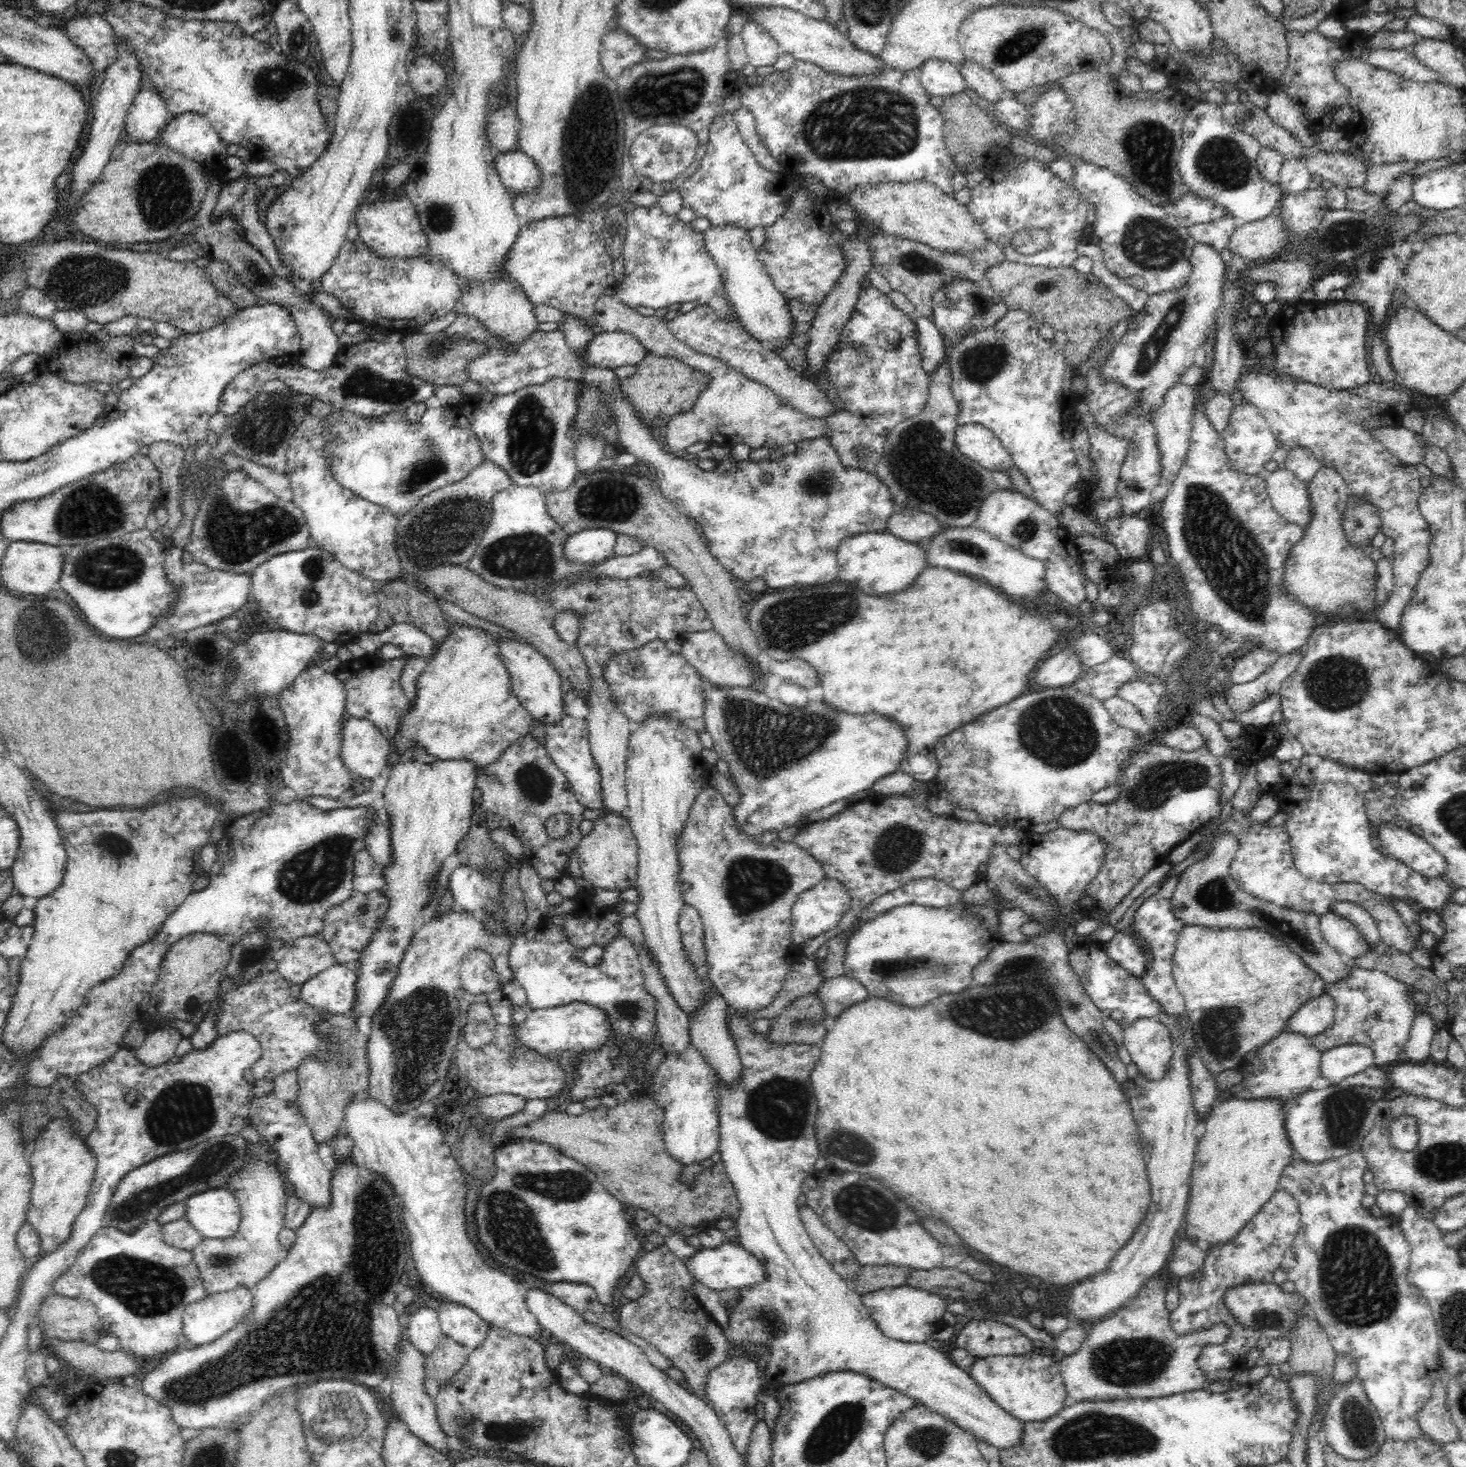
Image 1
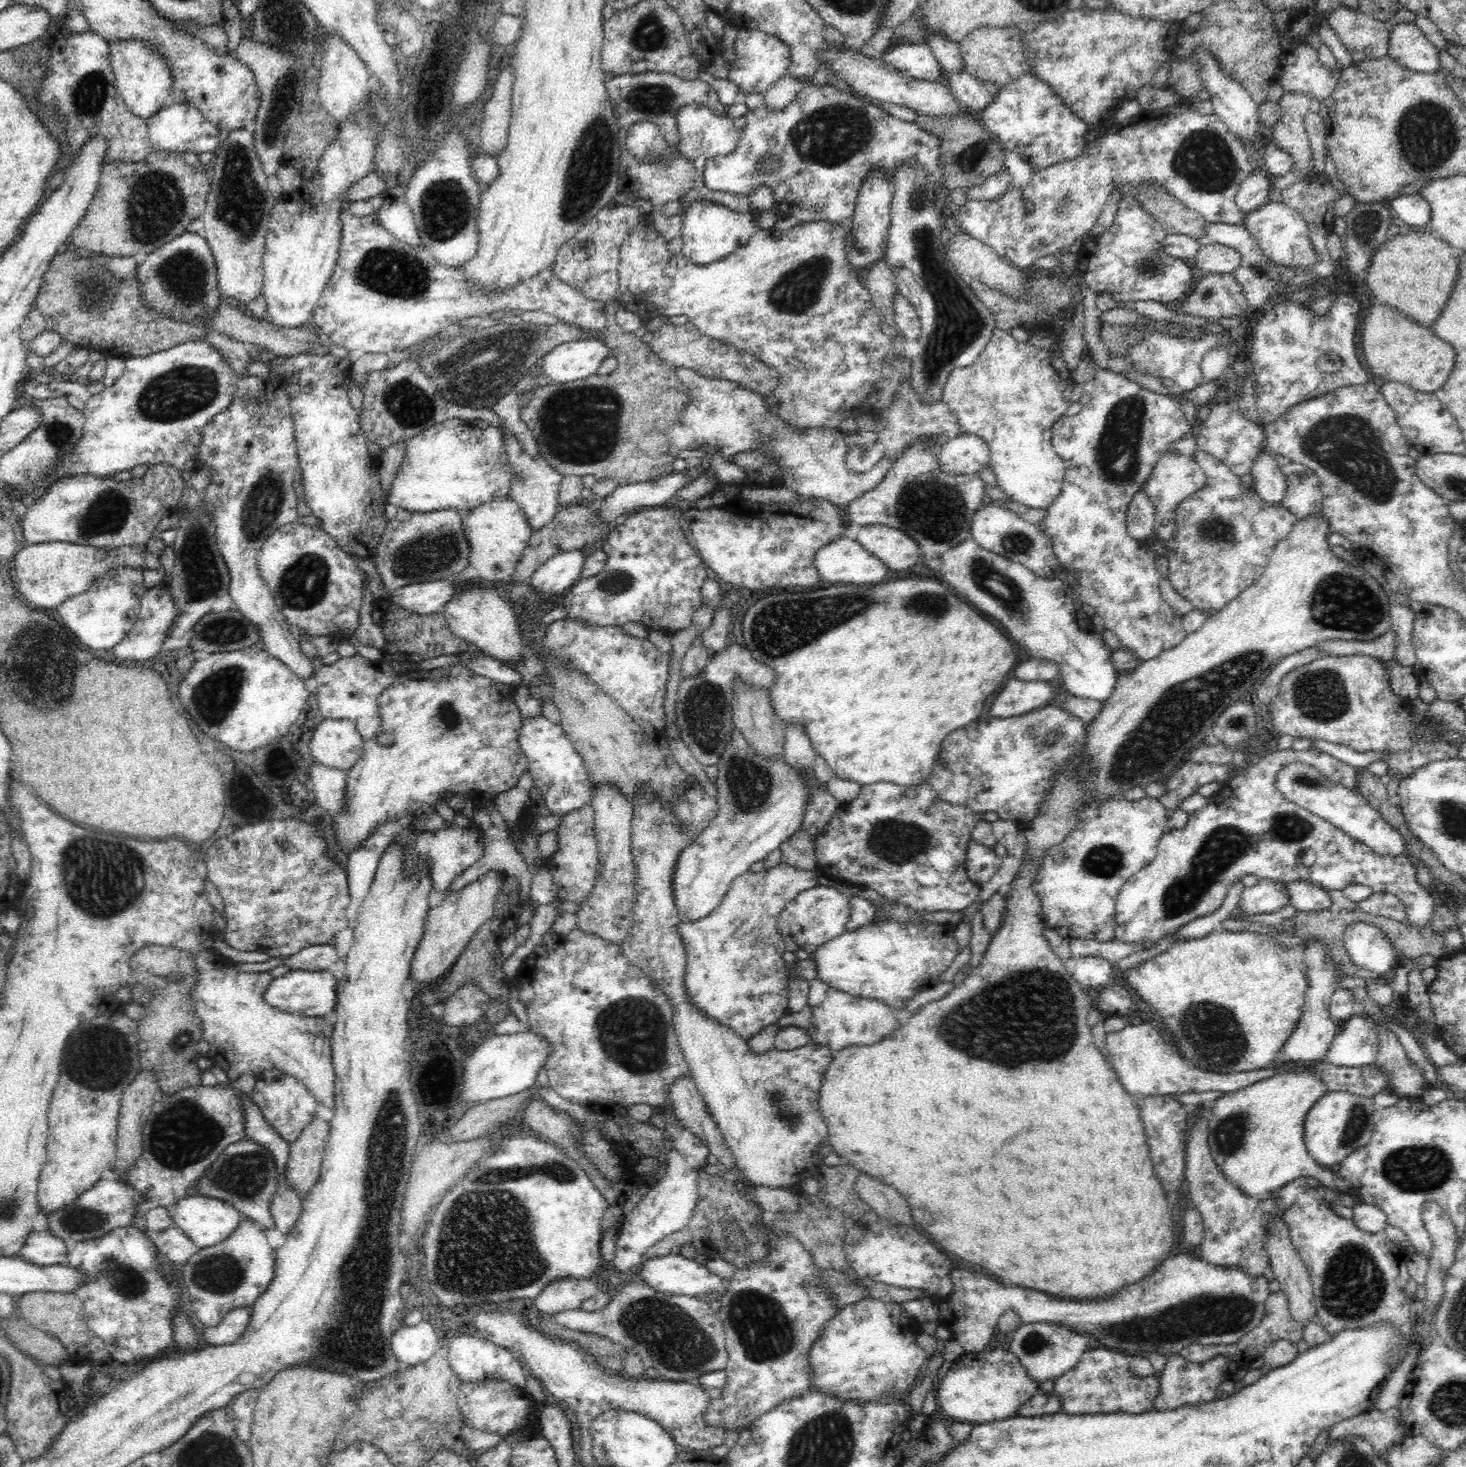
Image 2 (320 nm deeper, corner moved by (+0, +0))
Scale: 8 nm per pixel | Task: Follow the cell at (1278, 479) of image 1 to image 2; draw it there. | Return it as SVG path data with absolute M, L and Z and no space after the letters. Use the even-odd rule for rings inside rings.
M1266 449L1258 452L1258 458L1252 464L1250 474L1253 478L1251 486L1258 496L1272 506L1280 504L1286 492L1287 480L1275 456L1270 455Z

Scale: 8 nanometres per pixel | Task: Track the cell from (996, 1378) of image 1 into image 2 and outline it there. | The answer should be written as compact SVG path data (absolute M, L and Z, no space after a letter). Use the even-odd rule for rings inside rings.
M996 1348L966 1355L962 1361L956 1362L942 1377L940 1383L937 1383L935 1400L938 1411L949 1420L978 1425L1016 1417L1018 1408L1022 1408L1022 1404L1040 1390L1039 1387L1040 1384L1028 1376L1025 1366L1020 1364L1014 1353L1010 1353L1010 1350L997 1350Z

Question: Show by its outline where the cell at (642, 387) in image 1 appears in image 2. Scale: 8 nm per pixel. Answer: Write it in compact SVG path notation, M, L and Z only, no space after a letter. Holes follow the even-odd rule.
M618 300L605 305L606 327L594 336L612 350L618 366L605 375L592 375L588 378L566 383L552 383L536 388L530 394L526 406L520 408L522 422L530 428L540 457L563 476L586 476L593 474L596 480L611 478L617 486L648 482L659 476L659 469L673 464L676 458L668 453L671 445L669 432L673 424L679 422L686 410L690 397L682 386L676 366L668 363L649 350L647 344L634 333L623 333L616 323L616 312L620 308Z

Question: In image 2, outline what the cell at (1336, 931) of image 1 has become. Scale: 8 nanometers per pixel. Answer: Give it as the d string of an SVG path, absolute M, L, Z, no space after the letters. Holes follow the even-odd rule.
M1353 922L1343 935L1346 952L1350 955L1359 973L1369 971L1390 977L1399 959L1399 954L1378 926L1366 922Z

